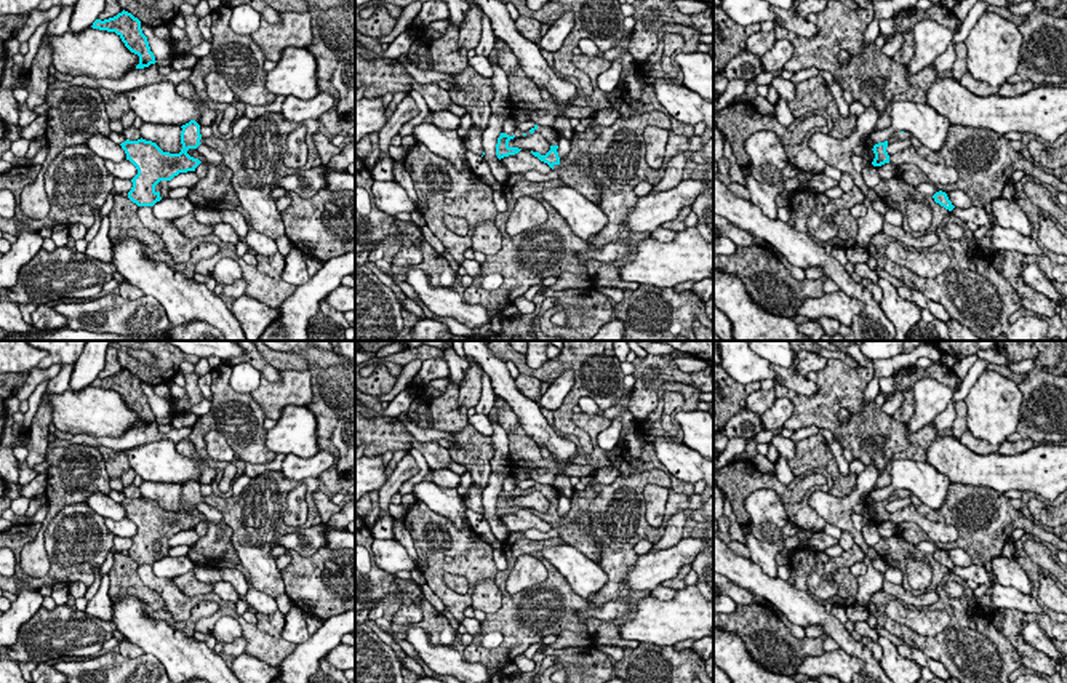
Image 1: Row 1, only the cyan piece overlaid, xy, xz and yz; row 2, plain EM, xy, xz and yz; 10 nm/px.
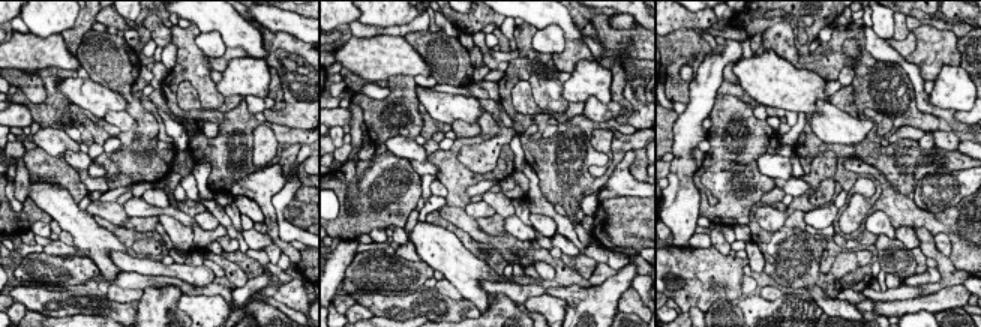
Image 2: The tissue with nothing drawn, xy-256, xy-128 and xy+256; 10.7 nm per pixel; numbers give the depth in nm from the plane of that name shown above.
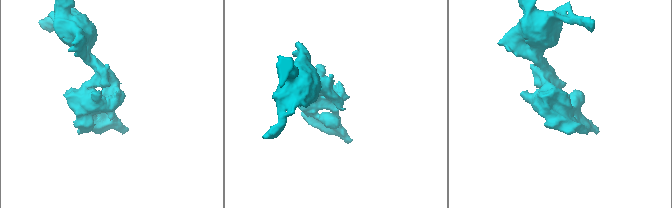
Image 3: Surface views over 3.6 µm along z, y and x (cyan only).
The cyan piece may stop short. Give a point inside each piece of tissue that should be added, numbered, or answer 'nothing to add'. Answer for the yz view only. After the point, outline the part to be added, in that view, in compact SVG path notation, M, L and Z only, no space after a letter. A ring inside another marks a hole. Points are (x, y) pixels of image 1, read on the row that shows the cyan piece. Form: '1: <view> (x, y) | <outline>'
nothing to add

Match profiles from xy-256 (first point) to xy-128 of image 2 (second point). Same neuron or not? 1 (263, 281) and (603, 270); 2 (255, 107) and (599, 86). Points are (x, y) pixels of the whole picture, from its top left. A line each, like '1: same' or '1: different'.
1: same
2: different

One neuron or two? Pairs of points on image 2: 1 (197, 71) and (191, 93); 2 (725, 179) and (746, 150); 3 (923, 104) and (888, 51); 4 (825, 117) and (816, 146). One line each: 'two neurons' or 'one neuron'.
1: two neurons
2: two neurons
3: one neuron
4: two neurons

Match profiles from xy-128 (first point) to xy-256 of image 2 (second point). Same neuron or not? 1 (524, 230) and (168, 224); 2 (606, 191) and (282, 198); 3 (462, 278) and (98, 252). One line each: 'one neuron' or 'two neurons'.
1: one neuron
2: two neurons
3: one neuron

